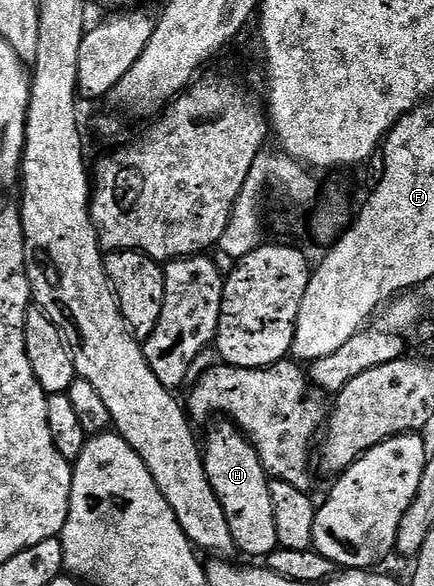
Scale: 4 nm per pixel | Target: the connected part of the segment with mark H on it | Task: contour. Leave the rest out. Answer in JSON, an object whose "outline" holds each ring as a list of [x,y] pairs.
{"outline":[[[228,419],[218,420],[217,423],[209,442],[203,445],[205,474],[219,503],[223,503],[234,546],[249,557],[268,558],[279,548],[275,535],[273,496],[269,490],[271,478],[265,472],[257,449],[249,442],[249,438]]]}

